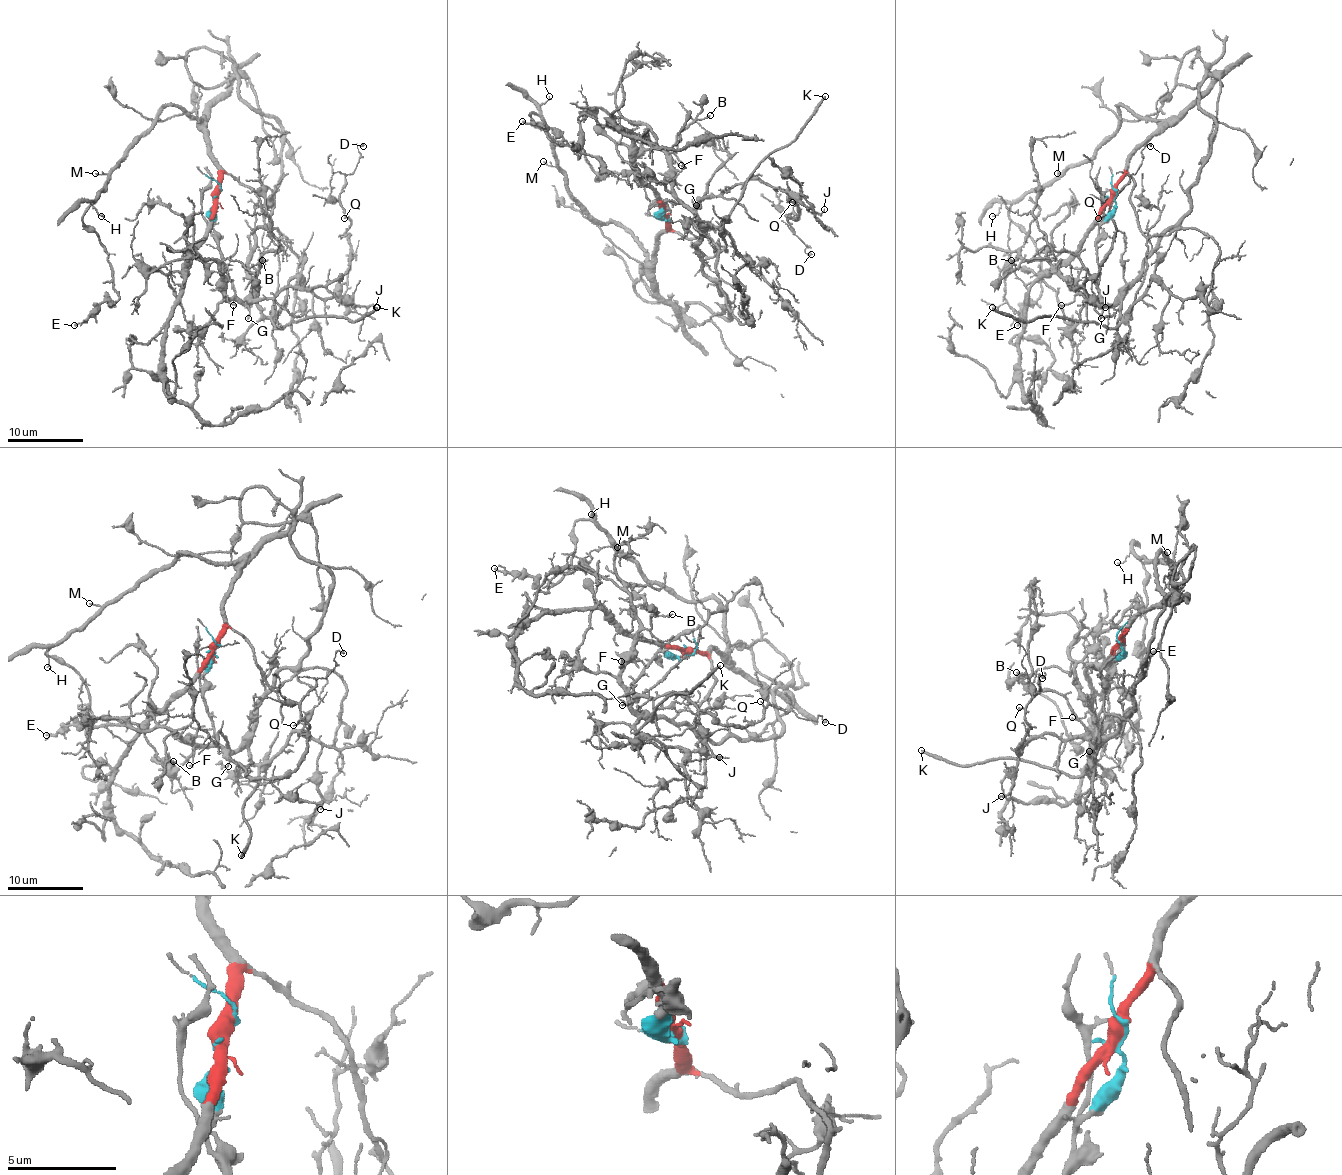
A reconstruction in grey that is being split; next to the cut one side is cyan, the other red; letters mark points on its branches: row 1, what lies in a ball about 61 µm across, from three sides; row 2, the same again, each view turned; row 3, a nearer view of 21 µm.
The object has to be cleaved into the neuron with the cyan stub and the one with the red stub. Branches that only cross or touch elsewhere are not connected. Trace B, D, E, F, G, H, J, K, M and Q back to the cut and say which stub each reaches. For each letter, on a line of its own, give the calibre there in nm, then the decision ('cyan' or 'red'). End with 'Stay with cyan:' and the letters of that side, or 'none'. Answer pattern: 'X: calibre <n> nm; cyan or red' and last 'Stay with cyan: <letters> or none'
B: calibre 160 nm; cyan
D: calibre 150 nm; cyan
E: calibre 140 nm; red
F: calibre 120 nm; cyan
G: calibre 120 nm; cyan
H: calibre 130 nm; red
J: calibre 130 nm; cyan
K: calibre 240 nm; cyan
M: calibre 80 nm; red
Q: calibre 80 nm; cyan
Stay with cyan: B, D, F, G, J, K, Q

